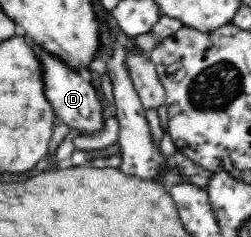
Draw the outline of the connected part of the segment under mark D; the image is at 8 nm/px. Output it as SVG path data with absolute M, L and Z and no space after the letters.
M34 47L38 59L42 62L43 82L45 82L45 96L51 104L54 114L71 129L78 129L80 135L99 133L105 125L103 116L104 105L101 104L102 92L93 87L86 74L75 72L67 64L55 58L51 53L43 52Z

